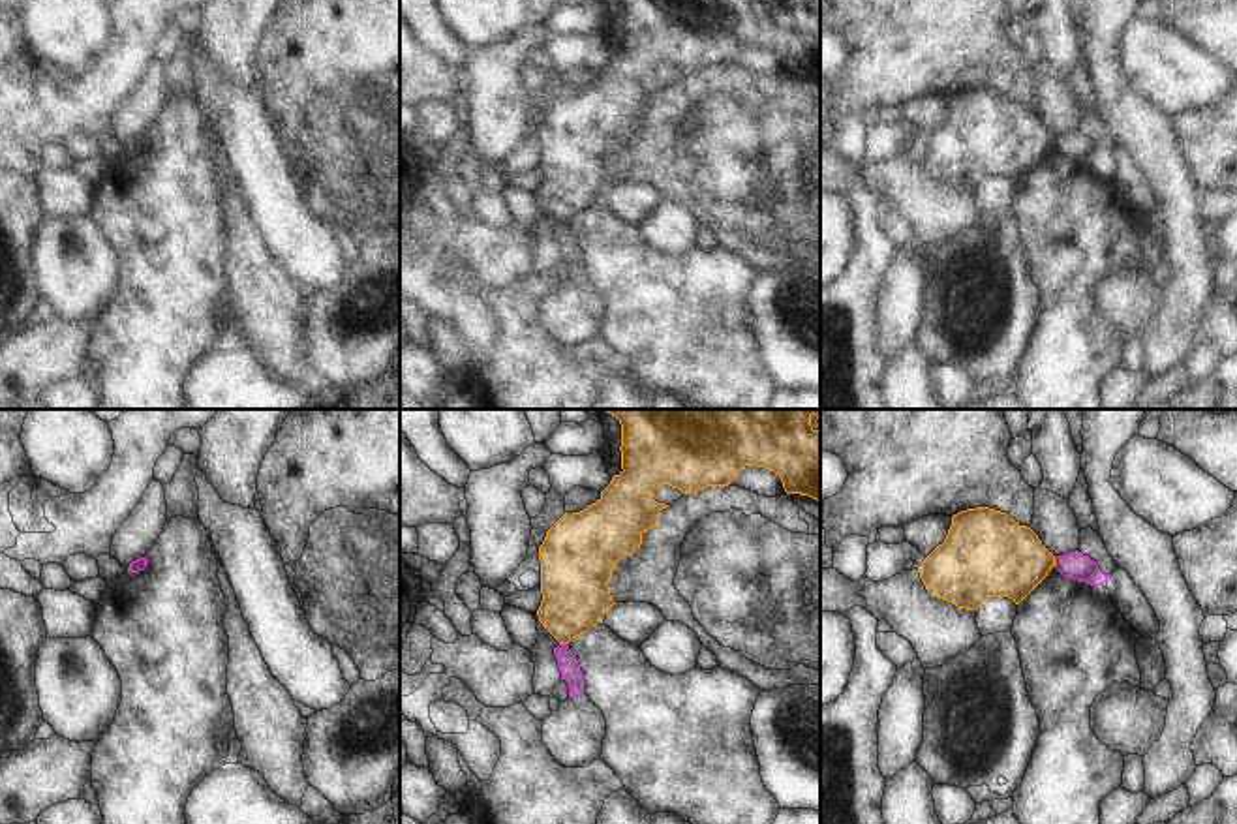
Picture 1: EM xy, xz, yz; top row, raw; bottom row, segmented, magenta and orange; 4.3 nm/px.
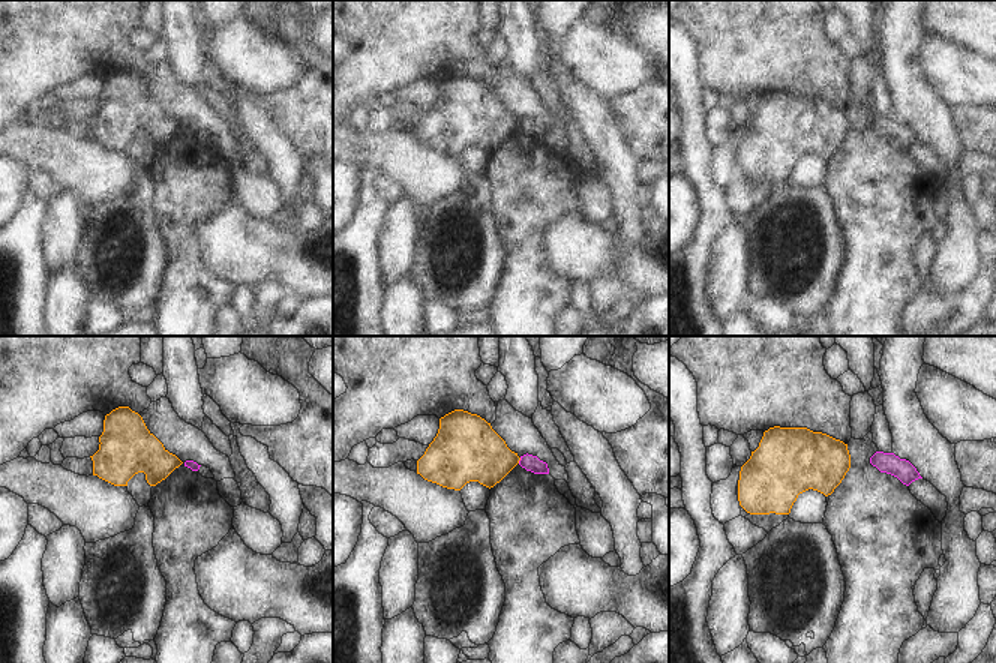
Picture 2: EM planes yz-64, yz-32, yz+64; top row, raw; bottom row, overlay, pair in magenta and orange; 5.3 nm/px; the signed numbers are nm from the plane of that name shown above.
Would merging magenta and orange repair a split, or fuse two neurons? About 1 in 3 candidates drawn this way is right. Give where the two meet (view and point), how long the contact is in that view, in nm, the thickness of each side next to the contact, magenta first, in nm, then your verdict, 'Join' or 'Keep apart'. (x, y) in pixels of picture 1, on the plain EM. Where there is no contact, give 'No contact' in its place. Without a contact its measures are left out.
Touches magenta at yz (1055, 141). Shared border 40 nm. Thickness 120 nm (magenta) against 340 nm. Keep apart

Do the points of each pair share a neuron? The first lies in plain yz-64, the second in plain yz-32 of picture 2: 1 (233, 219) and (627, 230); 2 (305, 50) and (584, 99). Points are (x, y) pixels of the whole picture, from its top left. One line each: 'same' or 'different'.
1: different
2: different

